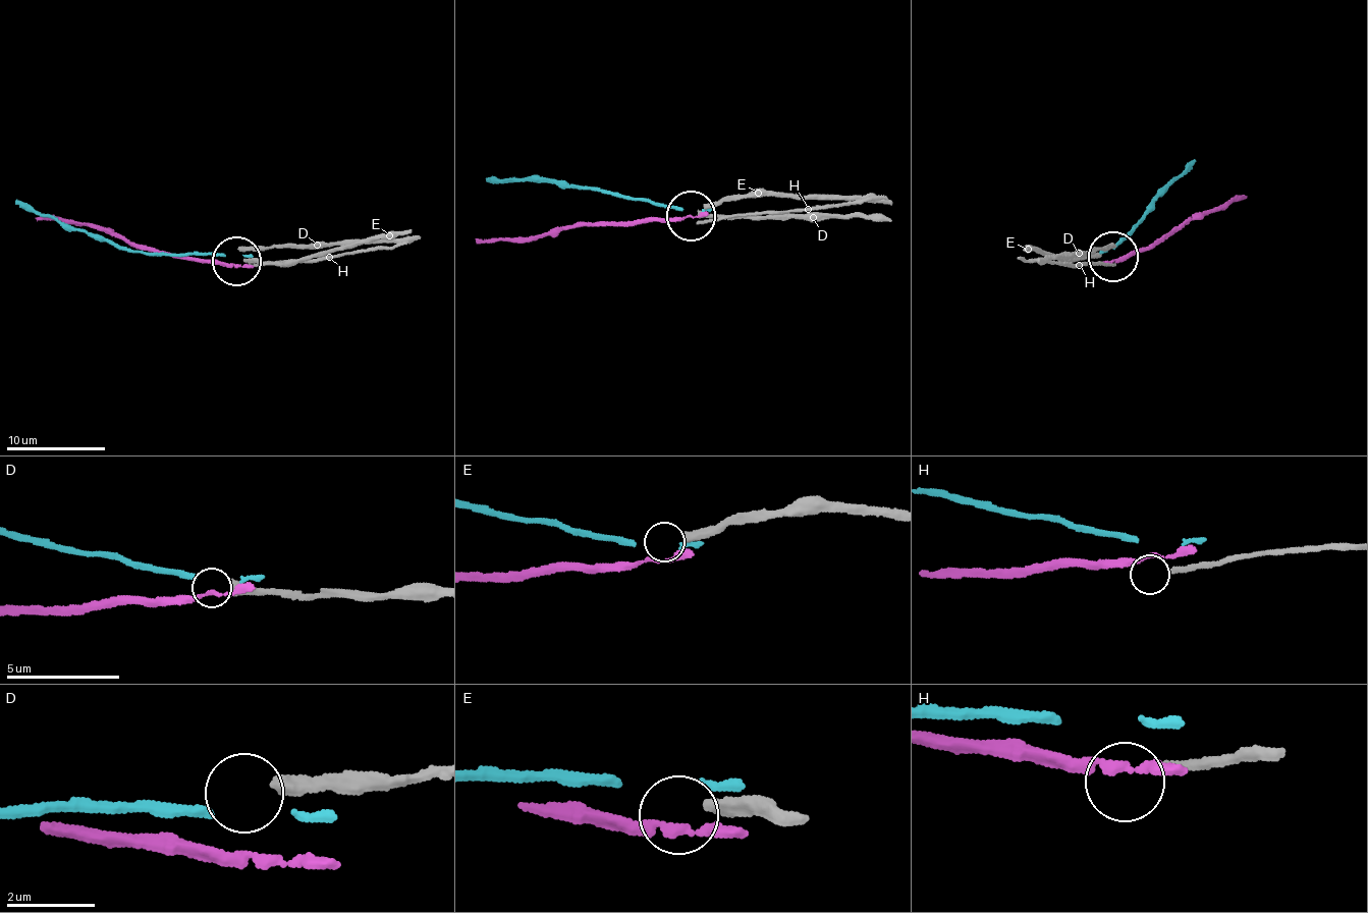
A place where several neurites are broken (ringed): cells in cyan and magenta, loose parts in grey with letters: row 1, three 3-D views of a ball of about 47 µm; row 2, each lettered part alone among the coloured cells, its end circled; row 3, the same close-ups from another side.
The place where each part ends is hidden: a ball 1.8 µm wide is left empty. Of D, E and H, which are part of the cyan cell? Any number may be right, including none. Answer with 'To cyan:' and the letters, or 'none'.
To cyan: none

